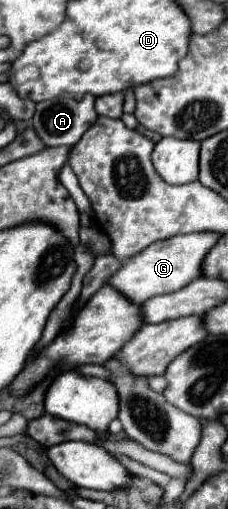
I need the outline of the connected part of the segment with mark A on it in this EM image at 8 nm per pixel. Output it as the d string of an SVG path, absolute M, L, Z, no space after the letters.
M86 94L80 102L56 98L36 104L32 126L46 146L74 146L96 118L94 96Z

